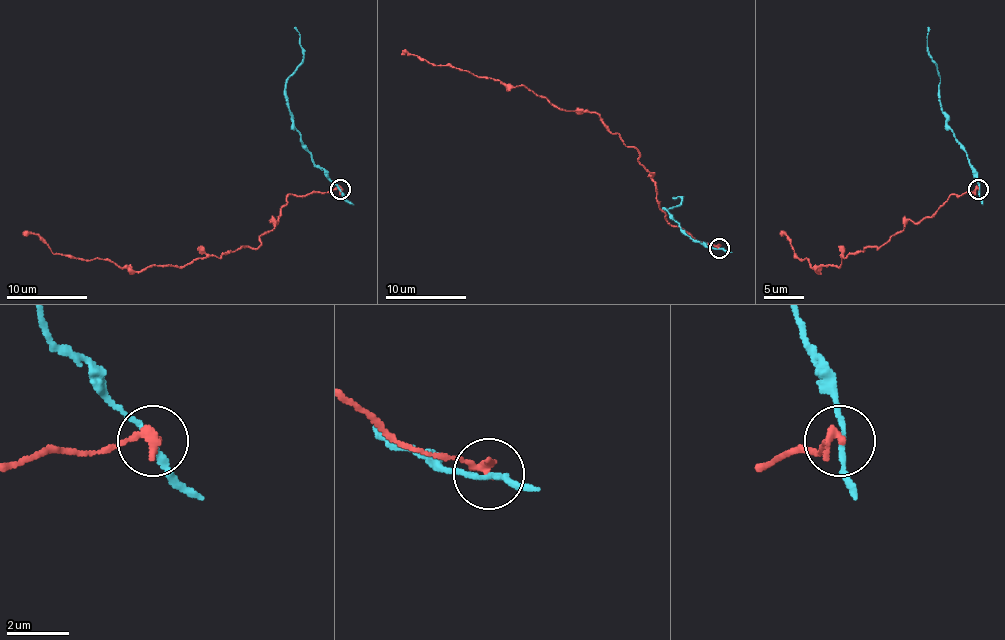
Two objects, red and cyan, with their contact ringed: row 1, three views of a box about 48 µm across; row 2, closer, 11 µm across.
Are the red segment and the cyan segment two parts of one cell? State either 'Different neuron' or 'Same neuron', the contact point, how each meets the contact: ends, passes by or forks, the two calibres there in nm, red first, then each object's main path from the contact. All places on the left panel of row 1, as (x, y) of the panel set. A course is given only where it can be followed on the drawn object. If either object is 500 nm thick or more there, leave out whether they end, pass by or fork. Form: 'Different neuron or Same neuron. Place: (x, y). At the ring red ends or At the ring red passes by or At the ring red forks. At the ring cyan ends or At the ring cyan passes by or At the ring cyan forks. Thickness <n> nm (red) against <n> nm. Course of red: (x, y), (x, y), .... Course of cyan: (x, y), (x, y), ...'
Different neuron. Place: (340, 189). At the ring red ends. At the ring cyan passes by. Thickness 320 nm (red) against 160 nm. Course of red: (341, 190), (290, 194), (256, 248), (179, 266), (129, 270), (109, 260), (54, 254), (36, 234), (22, 234). Course of cyan: (341, 190), (313, 160), (292, 123), (286, 79), (302, 61), (300, 35), (294, 26)

